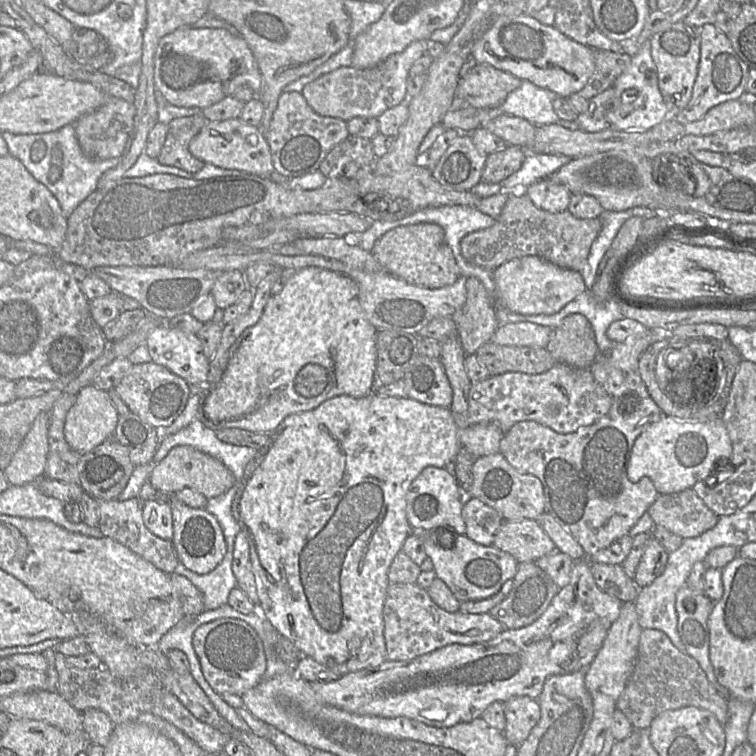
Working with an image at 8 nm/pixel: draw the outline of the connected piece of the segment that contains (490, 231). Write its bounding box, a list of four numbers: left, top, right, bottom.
[460,191,601,271]

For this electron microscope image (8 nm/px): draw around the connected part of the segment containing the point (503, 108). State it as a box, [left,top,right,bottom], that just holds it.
[493,80,559,125]

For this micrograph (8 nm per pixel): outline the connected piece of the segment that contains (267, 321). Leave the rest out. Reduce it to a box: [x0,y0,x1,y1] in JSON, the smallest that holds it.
[197,267,377,433]

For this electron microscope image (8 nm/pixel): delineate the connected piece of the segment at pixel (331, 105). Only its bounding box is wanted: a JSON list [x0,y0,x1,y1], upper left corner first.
[302,41,426,122]

